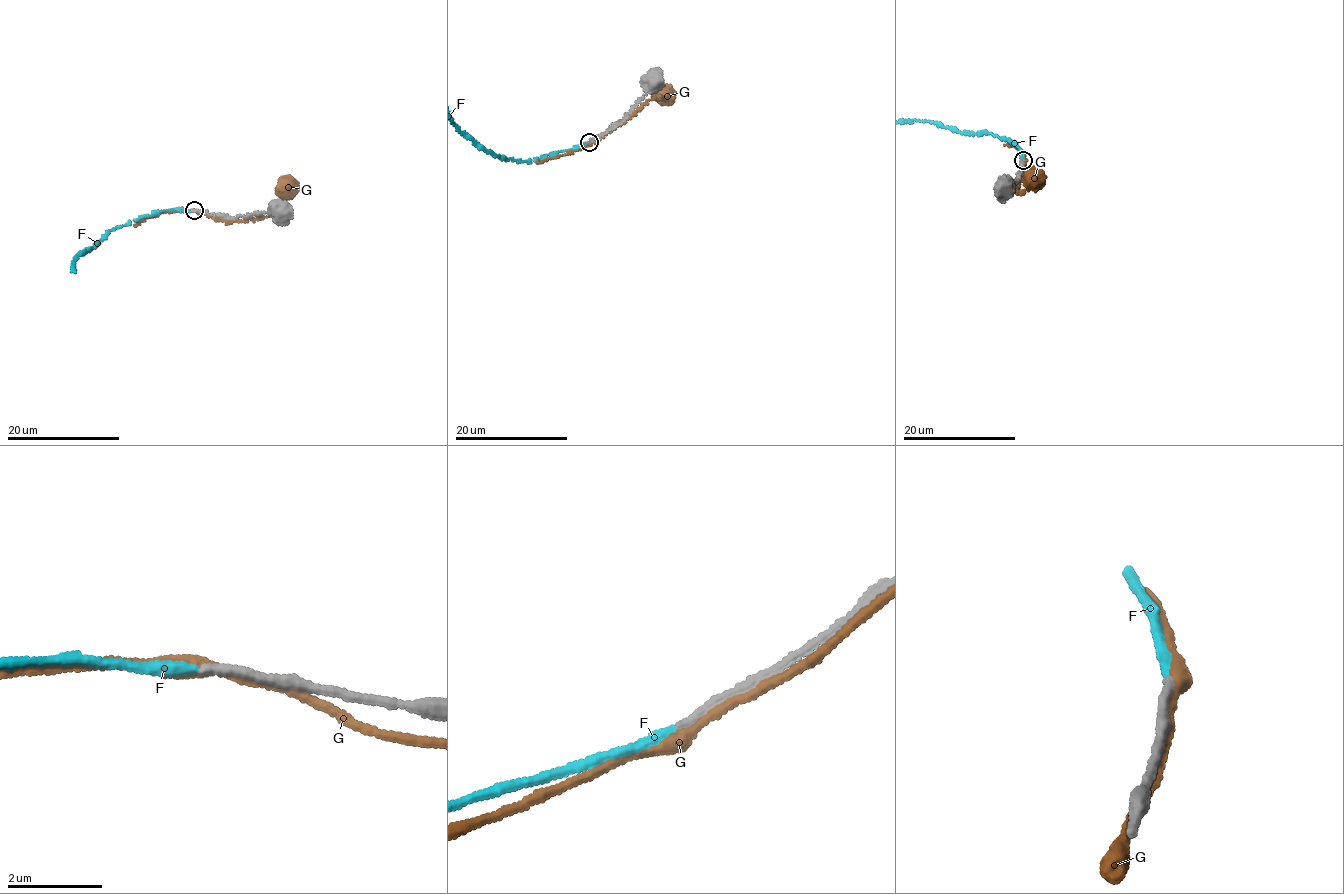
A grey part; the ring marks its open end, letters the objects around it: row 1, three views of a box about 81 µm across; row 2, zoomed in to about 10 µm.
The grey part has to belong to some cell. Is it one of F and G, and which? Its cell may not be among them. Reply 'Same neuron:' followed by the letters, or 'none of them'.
Same neuron: F

